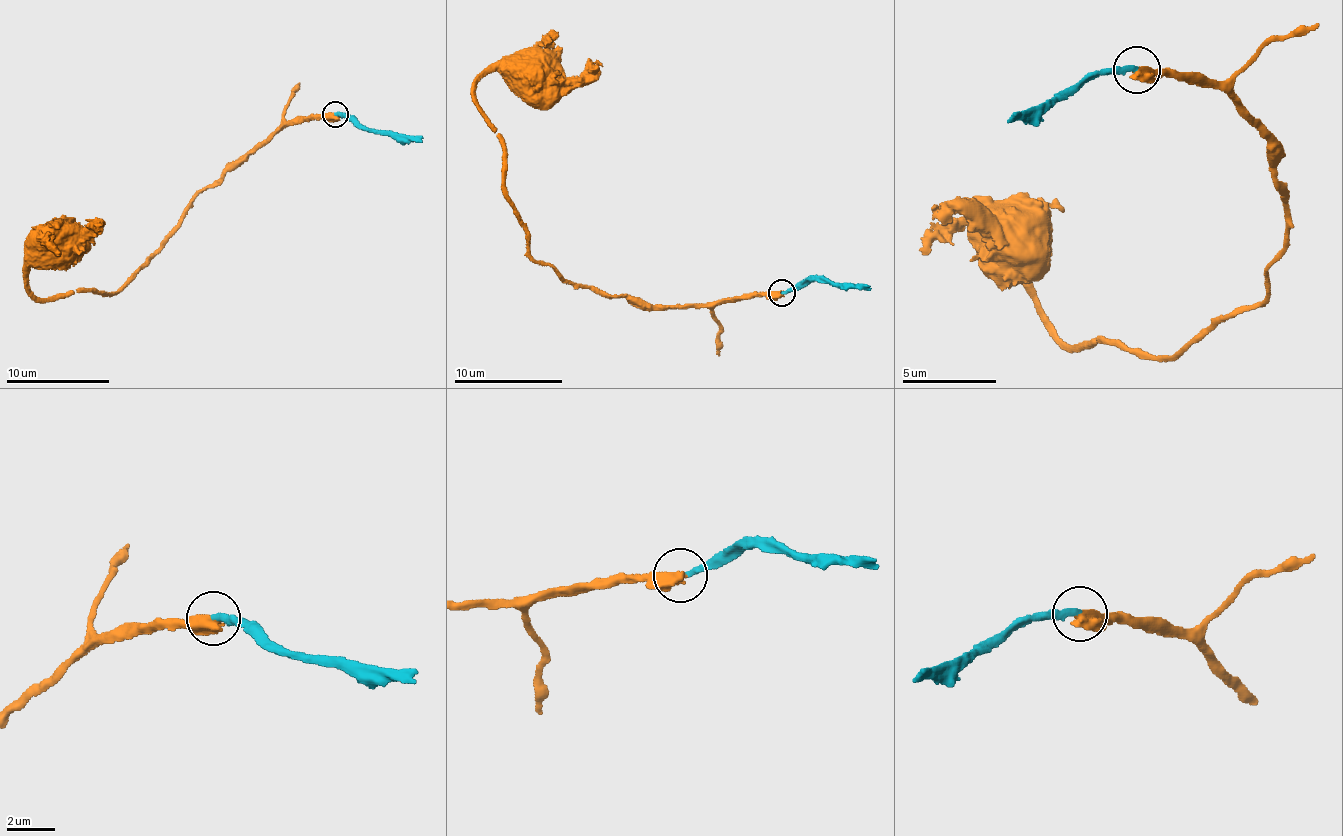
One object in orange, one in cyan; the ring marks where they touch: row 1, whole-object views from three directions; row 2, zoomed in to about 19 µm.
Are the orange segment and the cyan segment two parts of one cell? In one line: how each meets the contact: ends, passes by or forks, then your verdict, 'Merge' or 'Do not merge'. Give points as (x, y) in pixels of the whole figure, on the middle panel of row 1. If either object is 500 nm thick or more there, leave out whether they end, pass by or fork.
Merge

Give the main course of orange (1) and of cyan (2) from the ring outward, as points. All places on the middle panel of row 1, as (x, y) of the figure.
1: (782, 292), (640, 306), (532, 256), (505, 195), (504, 146), (476, 96), (496, 71), (538, 81)
2: (782, 292), (808, 286), (813, 279), (870, 287)

